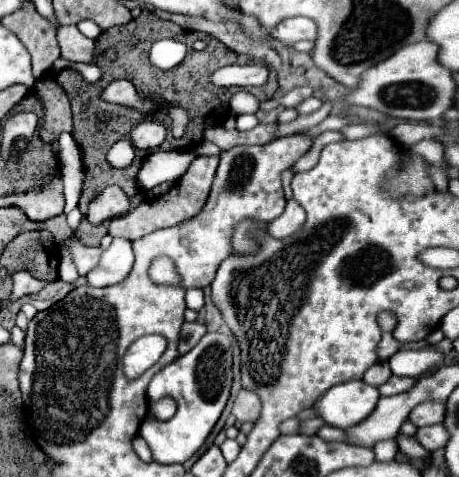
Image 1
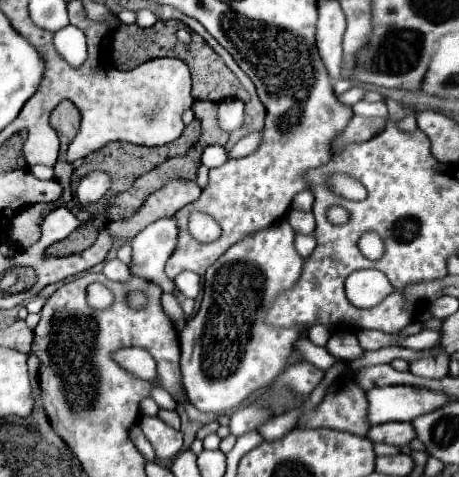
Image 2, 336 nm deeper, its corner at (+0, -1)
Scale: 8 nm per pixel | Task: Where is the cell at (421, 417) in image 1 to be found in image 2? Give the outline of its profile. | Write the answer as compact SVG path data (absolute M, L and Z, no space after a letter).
M381 423L369 429L367 439L373 443L389 443L389 445L397 445L403 447L407 445L411 439L415 439L415 429L411 423Z

